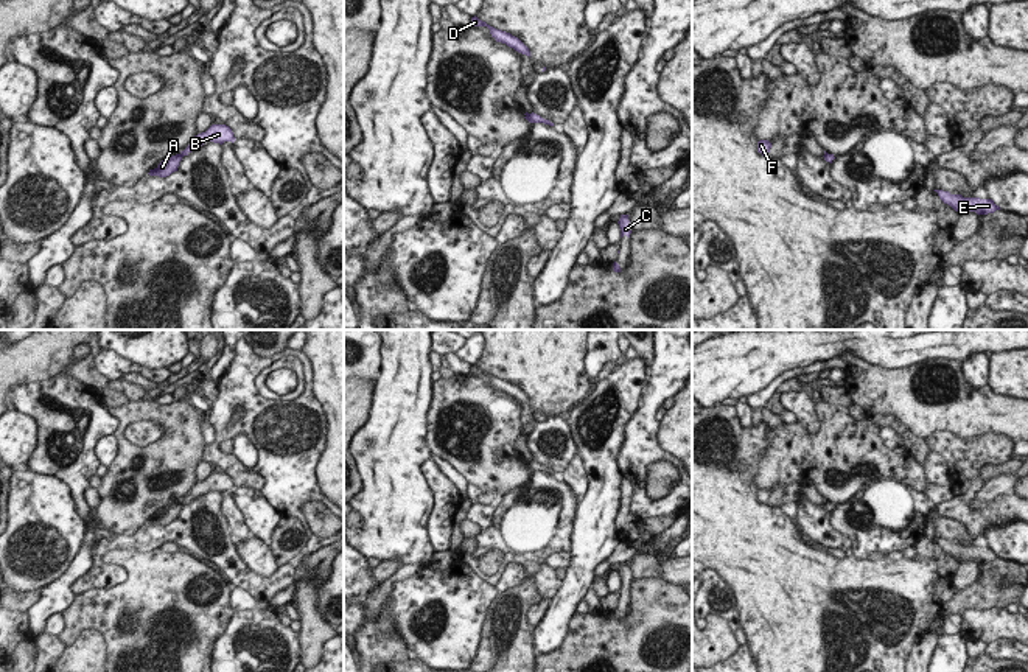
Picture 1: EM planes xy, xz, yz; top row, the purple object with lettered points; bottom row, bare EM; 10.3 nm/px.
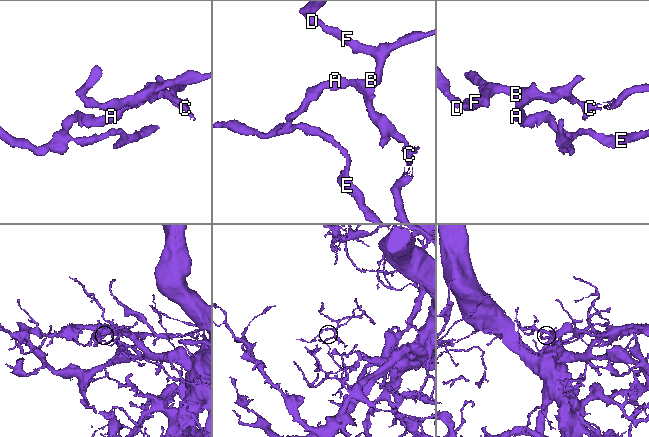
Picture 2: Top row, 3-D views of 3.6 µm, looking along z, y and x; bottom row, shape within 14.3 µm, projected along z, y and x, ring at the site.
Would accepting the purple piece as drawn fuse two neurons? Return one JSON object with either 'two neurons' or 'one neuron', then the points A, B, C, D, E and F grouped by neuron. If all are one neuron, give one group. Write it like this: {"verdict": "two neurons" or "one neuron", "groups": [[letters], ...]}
{"verdict": "two neurons", "groups": [["A", "E"], ["B", "C", "D", "F"]]}

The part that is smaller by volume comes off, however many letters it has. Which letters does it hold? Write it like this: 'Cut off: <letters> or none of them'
Cut off: B, C, D, F.

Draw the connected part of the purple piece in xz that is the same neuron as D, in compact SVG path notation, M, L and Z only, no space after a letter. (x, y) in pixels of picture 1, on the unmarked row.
M476 364L471 366L470 375L487 375L490 378L491 386L496 390L505 392L507 395L513 397L515 400L530 406L529 397L518 386L512 384L510 381L496 378L487 373L485 370L479 369Z

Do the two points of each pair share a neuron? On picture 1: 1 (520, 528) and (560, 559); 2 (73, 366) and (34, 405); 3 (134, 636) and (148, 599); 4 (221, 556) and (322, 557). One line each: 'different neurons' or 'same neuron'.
1: different neurons
2: different neurons
3: same neuron
4: different neurons

